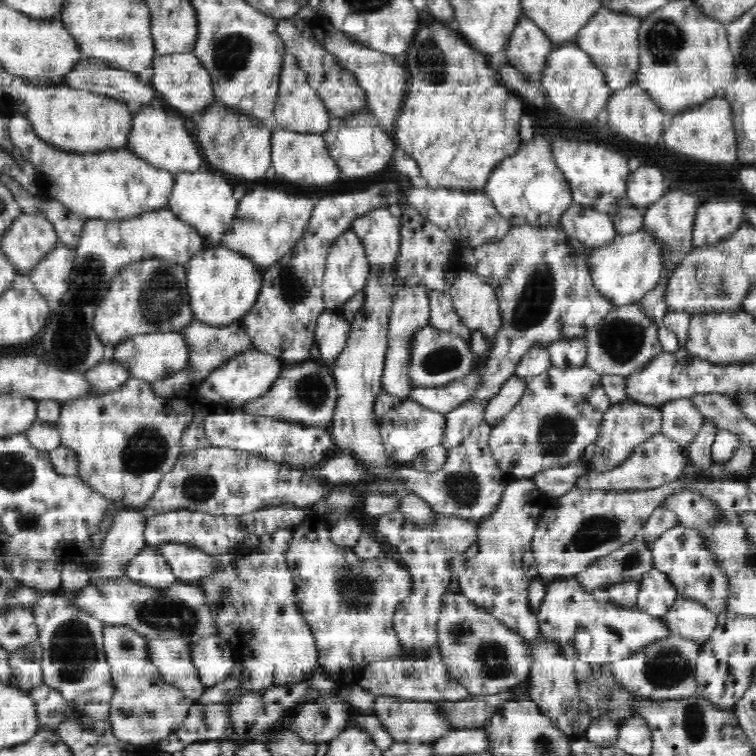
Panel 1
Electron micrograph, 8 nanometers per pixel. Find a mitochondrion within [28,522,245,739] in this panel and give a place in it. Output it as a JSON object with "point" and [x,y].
{"point":[74,648]}

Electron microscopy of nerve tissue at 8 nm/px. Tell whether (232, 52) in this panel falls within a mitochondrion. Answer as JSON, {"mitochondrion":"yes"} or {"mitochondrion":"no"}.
{"mitochondrion":"yes"}

